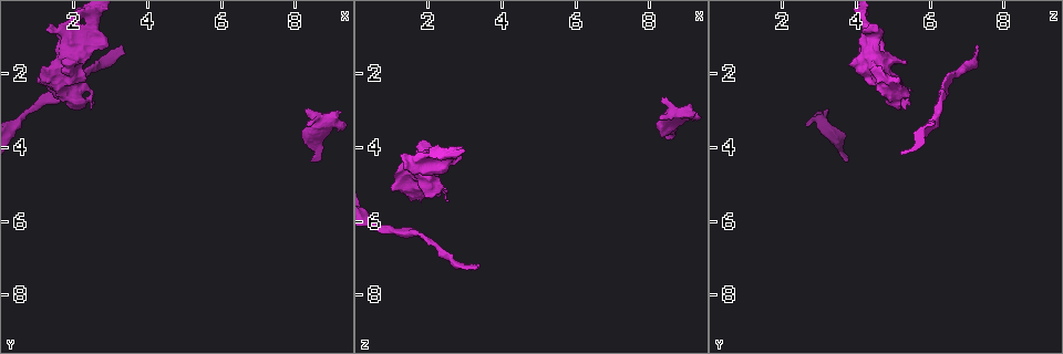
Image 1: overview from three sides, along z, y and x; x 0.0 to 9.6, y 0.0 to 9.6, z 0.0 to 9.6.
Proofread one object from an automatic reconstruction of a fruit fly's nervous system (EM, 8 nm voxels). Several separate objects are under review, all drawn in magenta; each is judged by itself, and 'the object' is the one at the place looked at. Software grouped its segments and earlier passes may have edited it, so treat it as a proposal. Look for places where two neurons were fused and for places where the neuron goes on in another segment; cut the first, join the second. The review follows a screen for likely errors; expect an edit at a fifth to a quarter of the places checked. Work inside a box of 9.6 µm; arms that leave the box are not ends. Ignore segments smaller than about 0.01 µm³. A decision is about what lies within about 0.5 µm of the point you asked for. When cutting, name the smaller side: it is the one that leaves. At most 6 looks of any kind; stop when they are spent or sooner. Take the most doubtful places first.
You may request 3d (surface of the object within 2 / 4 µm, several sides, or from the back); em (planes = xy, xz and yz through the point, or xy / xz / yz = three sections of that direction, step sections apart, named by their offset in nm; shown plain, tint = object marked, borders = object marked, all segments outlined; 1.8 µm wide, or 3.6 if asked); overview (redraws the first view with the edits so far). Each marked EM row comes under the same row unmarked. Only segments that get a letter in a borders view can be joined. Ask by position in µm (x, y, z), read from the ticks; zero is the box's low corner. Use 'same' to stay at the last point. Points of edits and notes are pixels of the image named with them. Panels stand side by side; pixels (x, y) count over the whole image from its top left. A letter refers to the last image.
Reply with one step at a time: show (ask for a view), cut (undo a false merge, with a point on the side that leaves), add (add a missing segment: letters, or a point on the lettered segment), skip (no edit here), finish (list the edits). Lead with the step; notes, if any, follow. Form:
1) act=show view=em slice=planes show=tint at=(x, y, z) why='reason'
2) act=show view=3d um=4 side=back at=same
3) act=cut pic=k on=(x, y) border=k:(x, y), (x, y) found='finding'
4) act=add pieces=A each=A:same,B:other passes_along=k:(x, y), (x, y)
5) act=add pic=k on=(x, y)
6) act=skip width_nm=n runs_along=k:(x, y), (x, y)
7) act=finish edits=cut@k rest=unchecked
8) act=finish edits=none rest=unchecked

act=show view=3d um=4 side=back at=(3.35, 1.20, 7.30) why='long arm stops here'

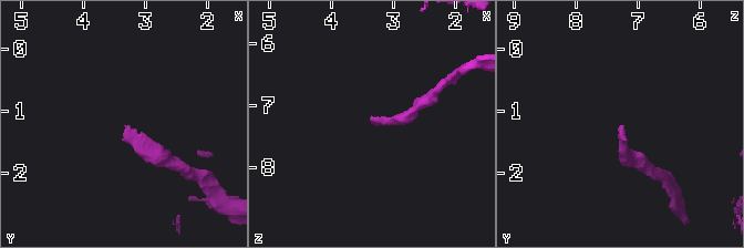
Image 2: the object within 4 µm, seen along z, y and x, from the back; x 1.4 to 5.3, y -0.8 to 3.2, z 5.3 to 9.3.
act=show view=em um=3.6 slice=planes show=borders at=(3.35, 1.25, 7.30)

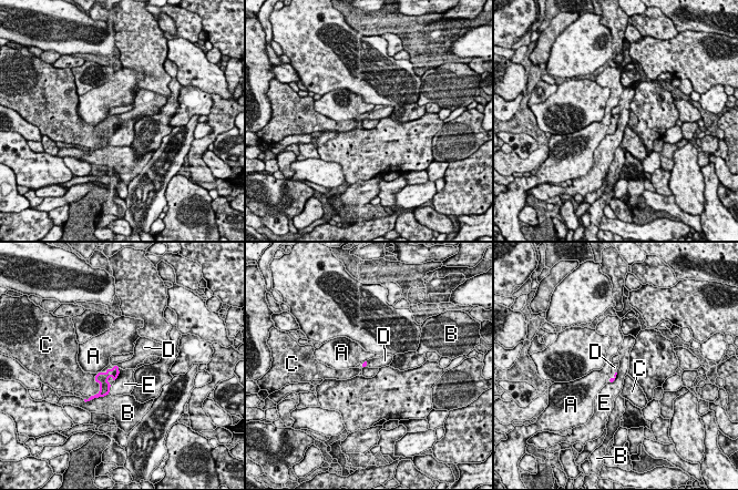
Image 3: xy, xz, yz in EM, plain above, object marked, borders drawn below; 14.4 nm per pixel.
act=add pieces=D each=A:other,B:other,C:other,D:same,E:other found='the neuron continues'

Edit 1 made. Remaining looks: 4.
act=show view=overview why='redraw'

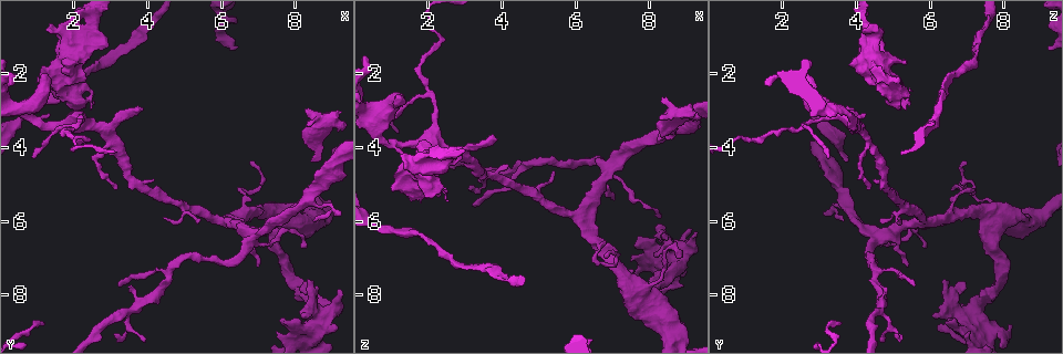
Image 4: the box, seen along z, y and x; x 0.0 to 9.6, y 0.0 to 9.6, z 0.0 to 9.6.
act=show view=em slice=planes show=borders at=(1.35, 0.90, 4.10)

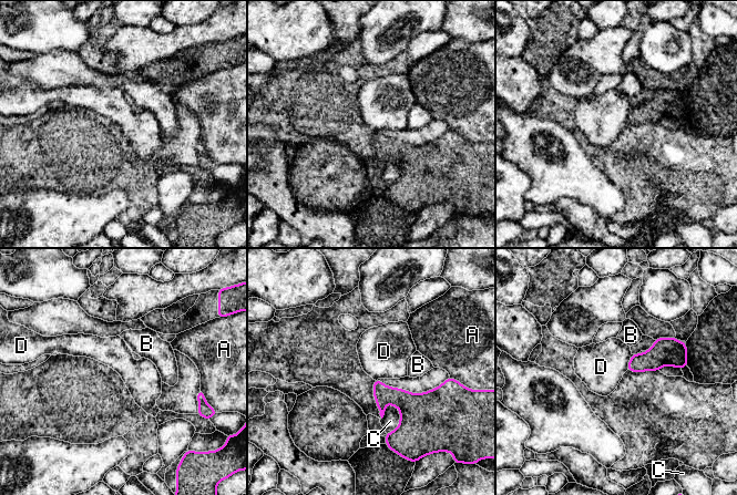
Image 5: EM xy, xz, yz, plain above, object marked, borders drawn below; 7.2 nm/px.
act=skip each=A:other,B:other,C:other,D:other border=5:(633, 354), (626, 369) found='no lettered segment goes on from it'

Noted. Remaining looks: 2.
act=show view=em slice=planes show=borders at=(1.30, 8.75, 3.55) why='thin end'

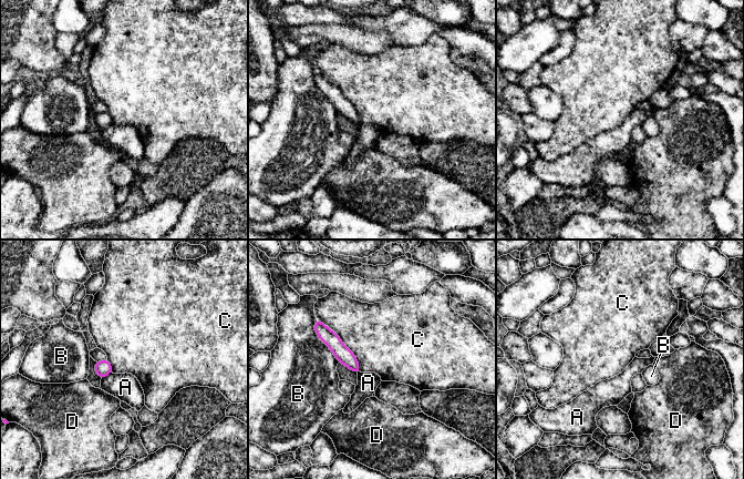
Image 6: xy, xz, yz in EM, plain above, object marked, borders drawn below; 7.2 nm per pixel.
act=skip longest_contact=C:500nm each=A:other,B:other,C:other,D:other border=6:(317, 318), (353, 354), (360, 370) found='no lettered segment goes on from it'

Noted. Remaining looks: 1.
act=finish edits=add@3 rest=unchecked

